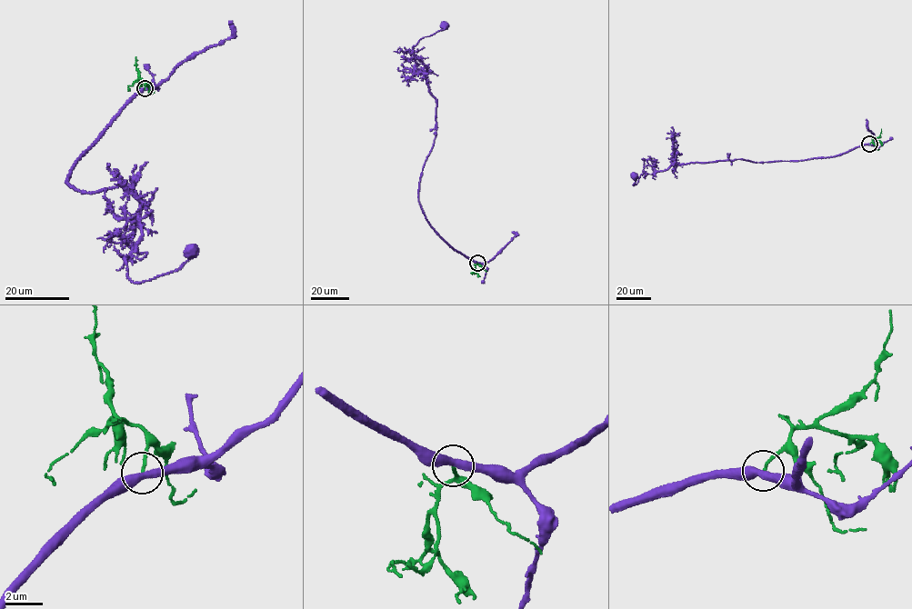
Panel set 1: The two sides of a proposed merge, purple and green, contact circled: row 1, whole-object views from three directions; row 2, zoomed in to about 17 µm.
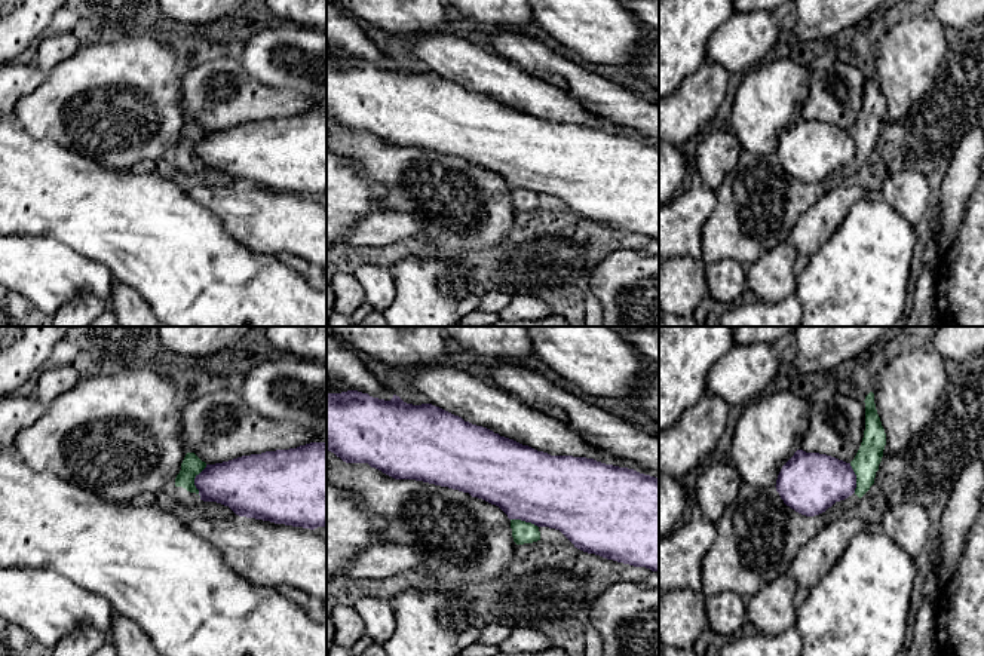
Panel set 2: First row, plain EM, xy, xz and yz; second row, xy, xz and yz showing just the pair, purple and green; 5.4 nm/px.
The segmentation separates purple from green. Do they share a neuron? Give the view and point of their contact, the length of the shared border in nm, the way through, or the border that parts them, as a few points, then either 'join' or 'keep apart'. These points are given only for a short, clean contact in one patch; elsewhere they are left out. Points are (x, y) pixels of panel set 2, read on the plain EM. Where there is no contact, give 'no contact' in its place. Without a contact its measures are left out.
xy (195, 149) | 180 nm | along xy (207, 132), (195, 146), (199, 164) | keep apart

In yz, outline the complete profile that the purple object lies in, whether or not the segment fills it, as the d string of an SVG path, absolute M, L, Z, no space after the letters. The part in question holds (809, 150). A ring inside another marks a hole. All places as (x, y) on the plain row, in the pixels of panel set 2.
M797 117L782 134L776 159L796 180L815 184L855 160L856 142L836 125Z

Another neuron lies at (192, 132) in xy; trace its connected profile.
M187 120L181 138L175 145L175 169L184 174L194 174L200 169L194 145L206 135L194 120Z

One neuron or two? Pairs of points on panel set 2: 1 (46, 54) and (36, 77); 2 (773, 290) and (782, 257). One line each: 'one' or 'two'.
1: two
2: one

